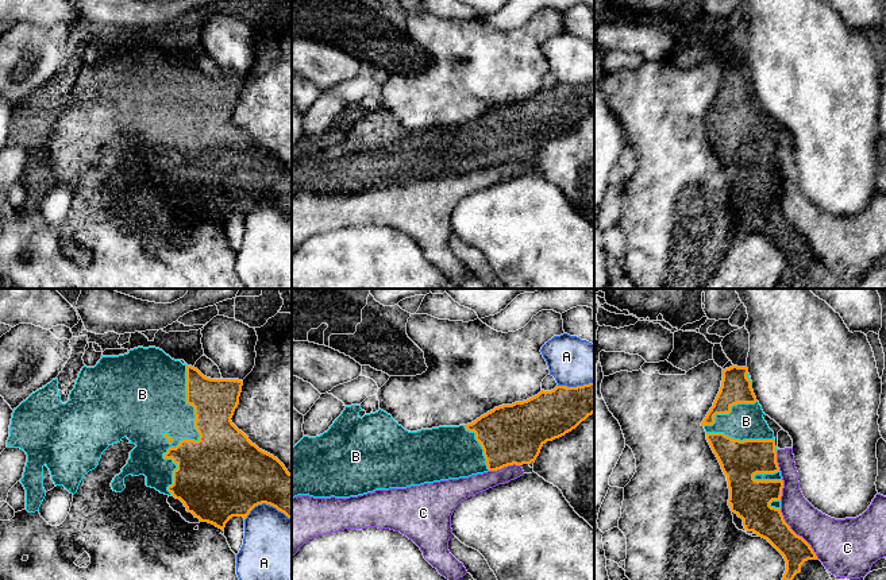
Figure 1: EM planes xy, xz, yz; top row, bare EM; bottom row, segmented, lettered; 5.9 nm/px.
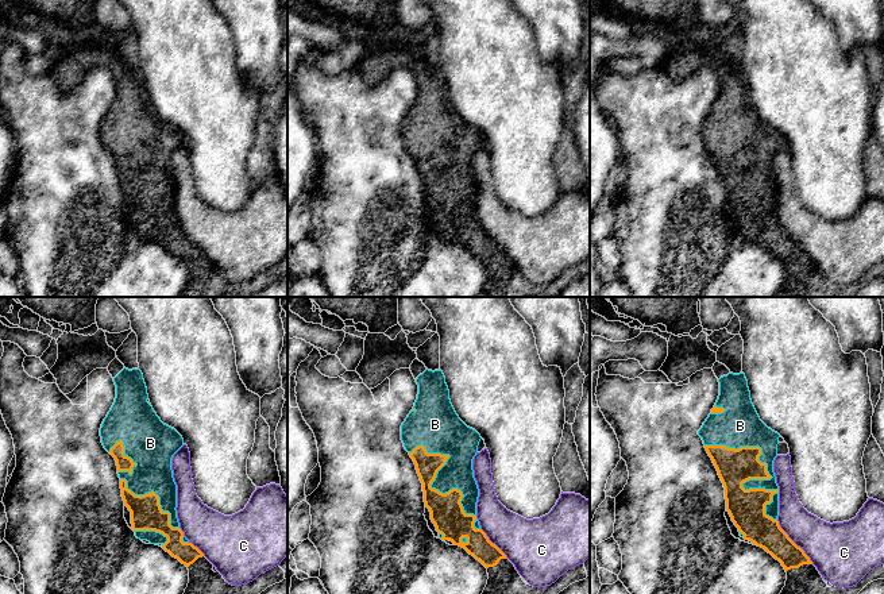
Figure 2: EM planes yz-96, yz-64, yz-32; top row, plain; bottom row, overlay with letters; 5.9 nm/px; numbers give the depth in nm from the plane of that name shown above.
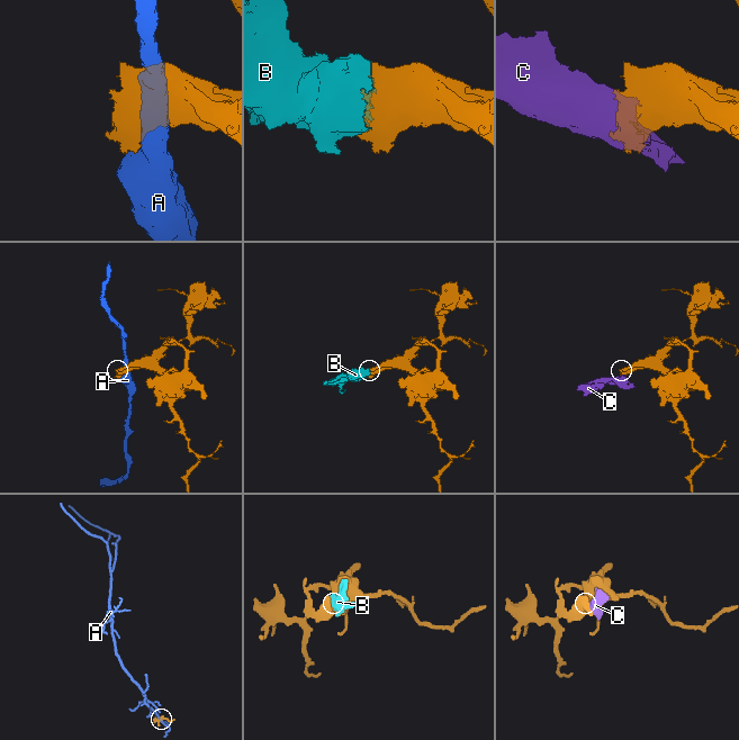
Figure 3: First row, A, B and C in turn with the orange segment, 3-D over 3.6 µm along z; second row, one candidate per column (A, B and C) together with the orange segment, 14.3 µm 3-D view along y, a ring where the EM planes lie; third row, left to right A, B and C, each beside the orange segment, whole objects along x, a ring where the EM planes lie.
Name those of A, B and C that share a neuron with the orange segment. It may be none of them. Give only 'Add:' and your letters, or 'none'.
Add: B

